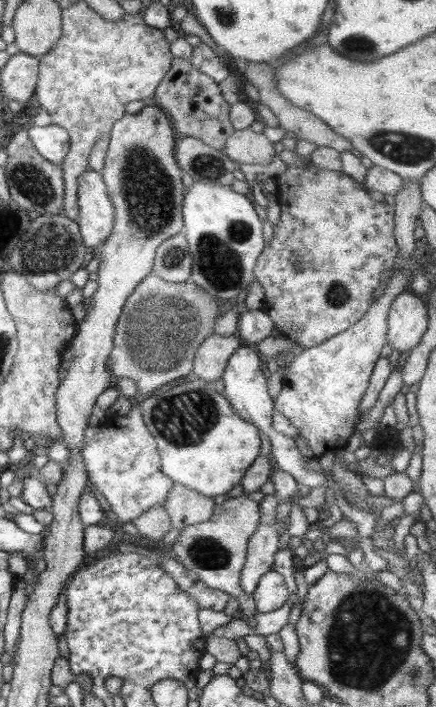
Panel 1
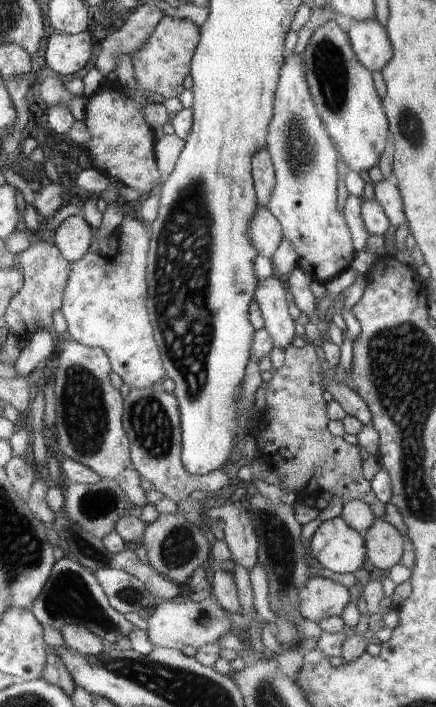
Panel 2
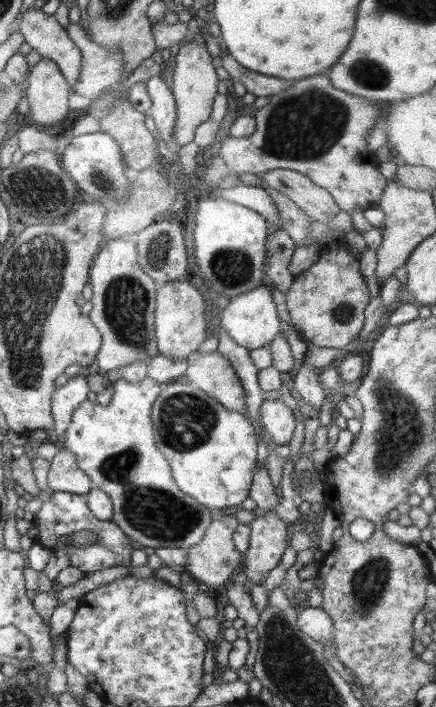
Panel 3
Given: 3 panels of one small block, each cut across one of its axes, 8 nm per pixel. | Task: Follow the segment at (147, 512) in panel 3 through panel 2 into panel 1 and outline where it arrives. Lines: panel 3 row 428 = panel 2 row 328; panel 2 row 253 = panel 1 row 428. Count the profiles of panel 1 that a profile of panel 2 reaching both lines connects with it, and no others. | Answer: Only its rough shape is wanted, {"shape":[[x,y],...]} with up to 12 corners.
{"shape":[[140,405],[88,424],[89,482],[120,525],[166,502],[156,439]]}

